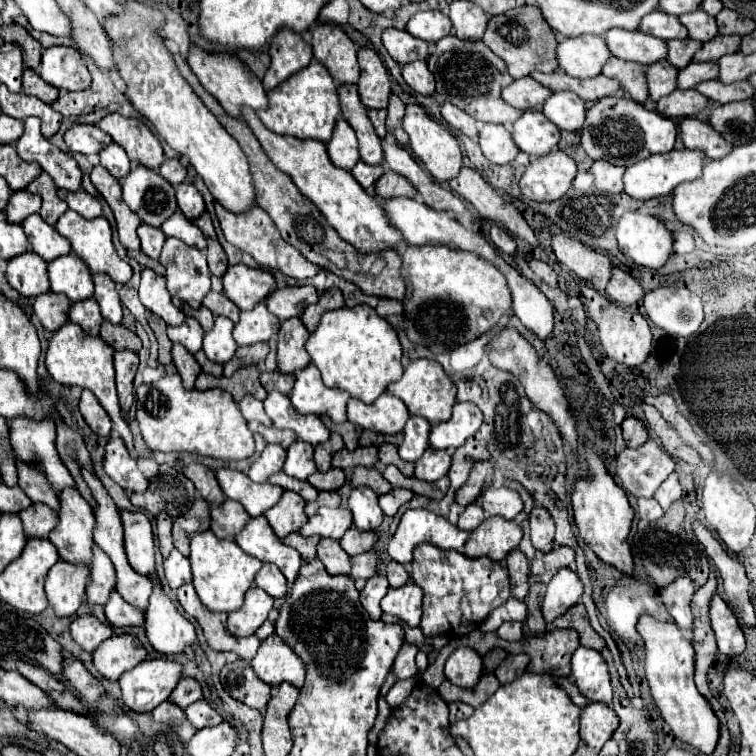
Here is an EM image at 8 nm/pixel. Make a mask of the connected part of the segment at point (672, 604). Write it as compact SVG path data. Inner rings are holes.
M678 578L670 586L662 590L662 602L668 614L674 618L680 630L692 628L692 614L690 614L690 598L696 586L690 578Z

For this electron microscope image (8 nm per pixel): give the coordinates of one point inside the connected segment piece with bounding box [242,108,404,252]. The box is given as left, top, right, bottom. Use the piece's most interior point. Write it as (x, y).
(359, 218)

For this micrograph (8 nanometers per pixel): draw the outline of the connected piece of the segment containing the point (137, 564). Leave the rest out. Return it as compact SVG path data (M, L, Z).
M120 512L124 524L124 548L130 566L144 576L154 576L154 534L150 520L138 512Z

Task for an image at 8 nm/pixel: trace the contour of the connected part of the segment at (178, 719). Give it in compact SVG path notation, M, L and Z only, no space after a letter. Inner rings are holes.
M168 700L162 702L154 712L152 712L152 718L164 726L168 726L170 730L174 730L174 734L178 736L180 742L188 742L192 736L194 736L194 726L190 726L190 722L186 720L186 714L170 704Z

